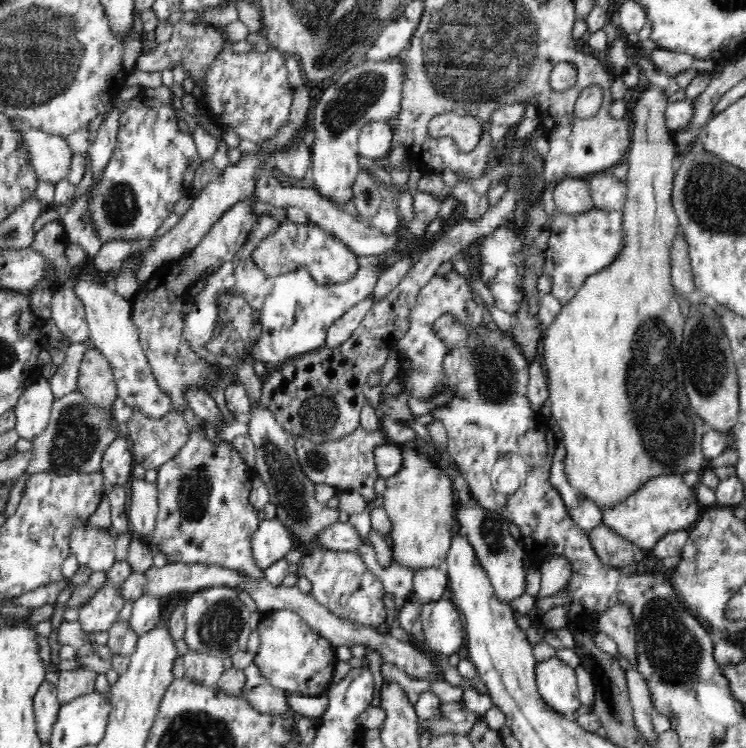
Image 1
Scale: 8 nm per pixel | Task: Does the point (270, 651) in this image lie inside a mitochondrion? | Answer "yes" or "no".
no

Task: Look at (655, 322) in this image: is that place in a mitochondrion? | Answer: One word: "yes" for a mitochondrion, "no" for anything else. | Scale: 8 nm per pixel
yes

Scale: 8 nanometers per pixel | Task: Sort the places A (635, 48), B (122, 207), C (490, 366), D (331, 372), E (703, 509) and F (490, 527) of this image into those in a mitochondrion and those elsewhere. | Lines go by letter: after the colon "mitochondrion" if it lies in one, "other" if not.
A: other
B: mitochondrion
C: mitochondrion
D: other
E: other
F: mitochondrion

